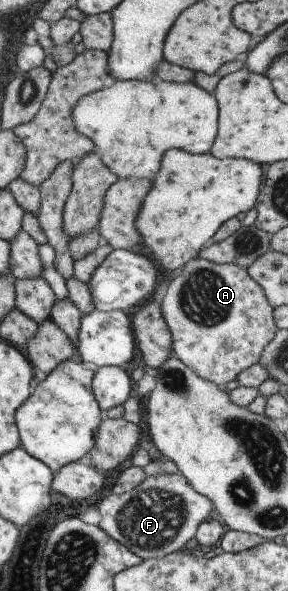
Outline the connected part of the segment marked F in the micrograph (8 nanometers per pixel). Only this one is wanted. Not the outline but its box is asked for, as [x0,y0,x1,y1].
[96,473,214,559]

